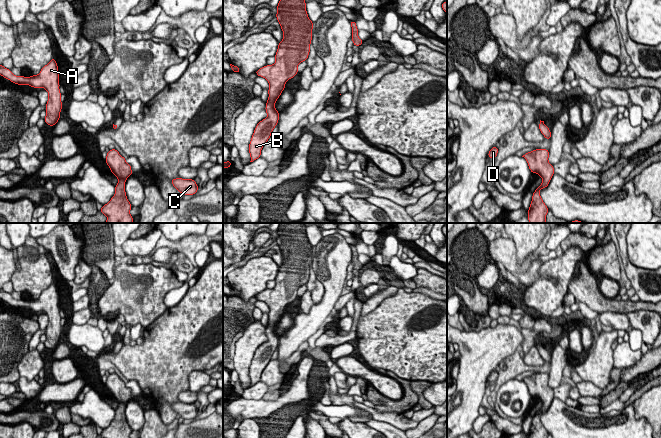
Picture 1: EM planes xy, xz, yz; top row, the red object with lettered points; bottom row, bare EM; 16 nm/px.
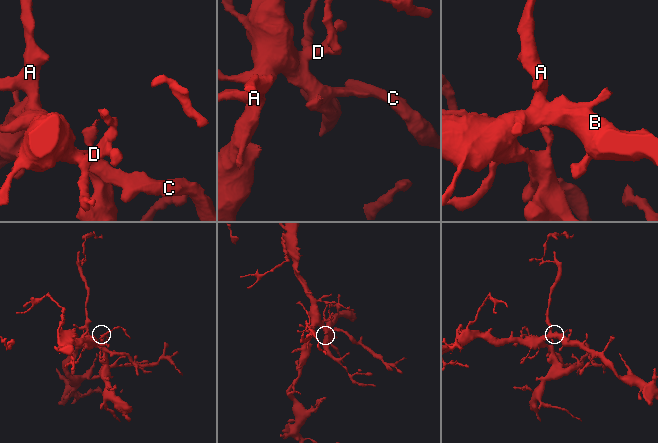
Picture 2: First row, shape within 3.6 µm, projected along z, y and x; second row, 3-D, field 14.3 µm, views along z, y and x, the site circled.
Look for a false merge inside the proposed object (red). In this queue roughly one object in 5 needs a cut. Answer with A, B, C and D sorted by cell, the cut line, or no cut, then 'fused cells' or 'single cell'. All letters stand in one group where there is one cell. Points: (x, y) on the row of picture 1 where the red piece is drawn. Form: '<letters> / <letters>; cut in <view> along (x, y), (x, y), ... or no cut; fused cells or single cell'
A B C D; no cut; single cell

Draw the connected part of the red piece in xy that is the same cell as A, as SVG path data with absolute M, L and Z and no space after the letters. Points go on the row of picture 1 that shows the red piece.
M54 58L45 65L38 75L30 77L16 76L11 70L0 65L0 75L17 85L30 85L33 88L44 88L48 92L48 101L45 105L46 117L44 121L49 126L54 126L60 119L62 109L61 92L59 90L59 71Z

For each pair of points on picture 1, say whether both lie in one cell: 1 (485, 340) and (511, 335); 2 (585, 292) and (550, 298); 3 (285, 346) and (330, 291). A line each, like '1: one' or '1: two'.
1: one
2: two
3: one

